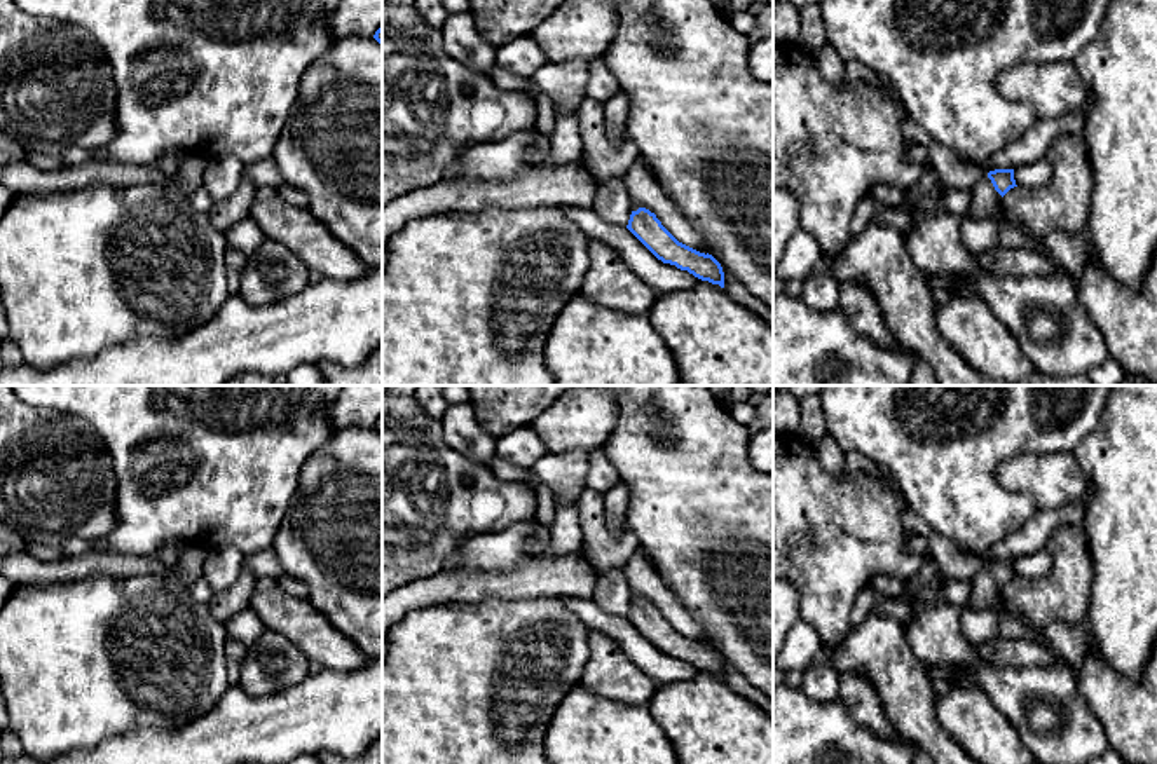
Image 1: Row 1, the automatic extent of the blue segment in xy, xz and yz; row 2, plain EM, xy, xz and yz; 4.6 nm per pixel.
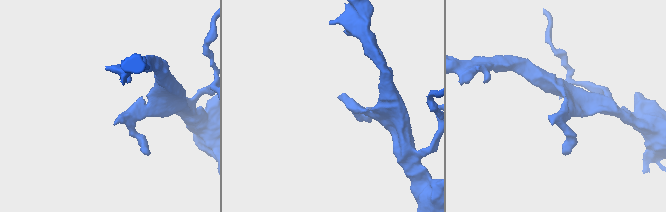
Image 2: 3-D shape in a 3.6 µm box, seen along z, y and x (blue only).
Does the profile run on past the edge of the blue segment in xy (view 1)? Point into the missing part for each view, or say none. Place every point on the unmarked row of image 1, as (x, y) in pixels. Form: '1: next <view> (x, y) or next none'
1: next none

